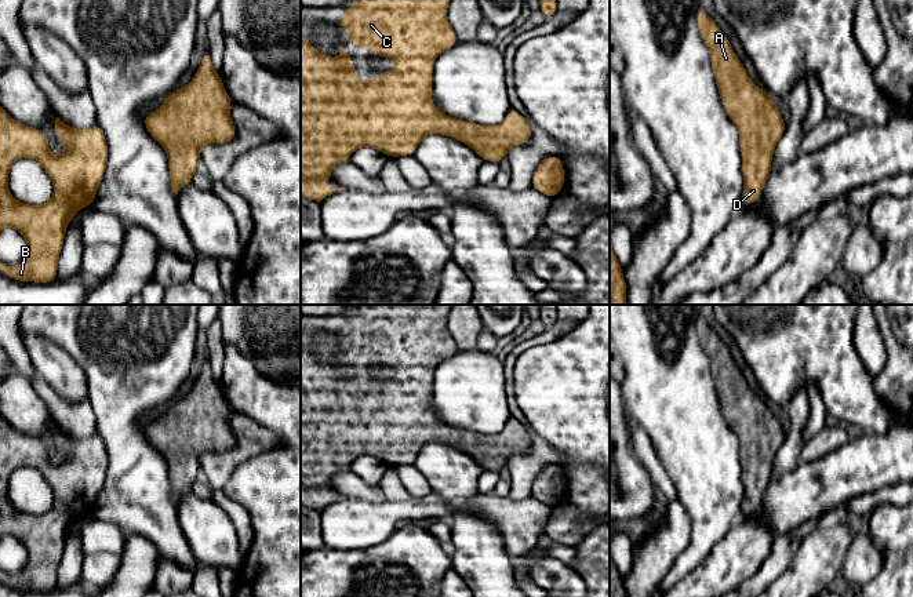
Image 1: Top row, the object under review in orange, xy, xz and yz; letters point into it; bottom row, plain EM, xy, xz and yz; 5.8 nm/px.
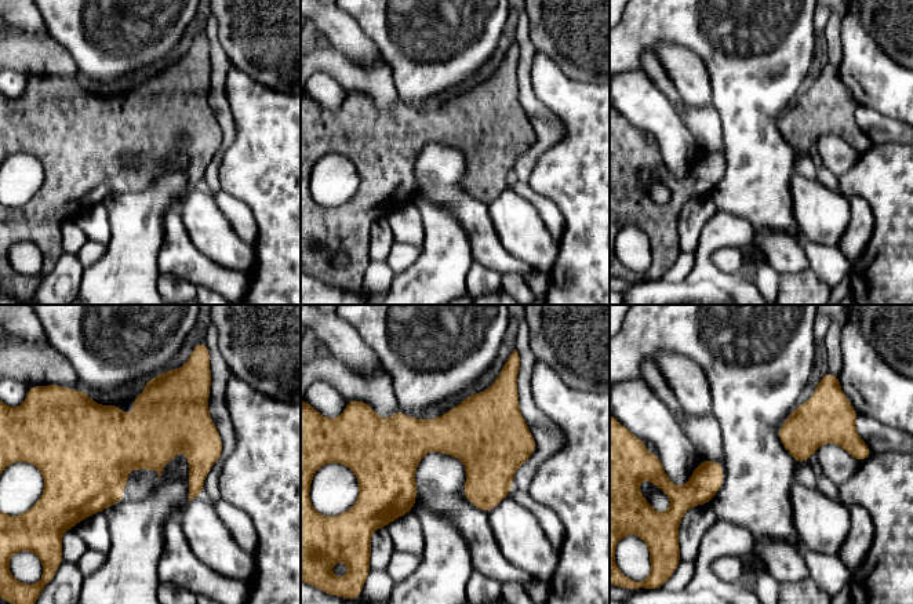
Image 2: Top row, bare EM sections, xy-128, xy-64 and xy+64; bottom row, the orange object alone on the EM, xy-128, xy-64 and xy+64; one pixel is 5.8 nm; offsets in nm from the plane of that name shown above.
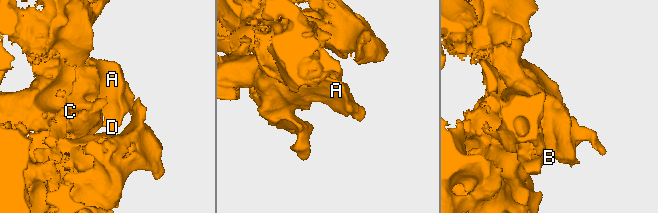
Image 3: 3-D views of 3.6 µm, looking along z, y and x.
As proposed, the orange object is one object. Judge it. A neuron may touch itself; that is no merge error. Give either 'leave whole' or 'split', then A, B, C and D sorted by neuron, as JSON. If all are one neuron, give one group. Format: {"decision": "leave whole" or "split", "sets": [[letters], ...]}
{"decision": "leave whole", "sets": [["A", "B", "C", "D"]]}

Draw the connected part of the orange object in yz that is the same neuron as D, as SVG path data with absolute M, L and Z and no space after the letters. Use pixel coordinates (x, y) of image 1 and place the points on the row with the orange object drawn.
M702 8L696 11L696 23L710 52L725 113L738 127L743 156L742 205L750 205L760 199L771 174L774 148L785 132L786 121L774 98L750 80L730 40Z

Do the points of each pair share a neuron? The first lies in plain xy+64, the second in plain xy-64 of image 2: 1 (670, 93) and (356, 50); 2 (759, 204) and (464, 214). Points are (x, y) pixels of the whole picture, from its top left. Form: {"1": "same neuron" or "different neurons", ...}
{"1": "different neurons", "2": "same neuron"}

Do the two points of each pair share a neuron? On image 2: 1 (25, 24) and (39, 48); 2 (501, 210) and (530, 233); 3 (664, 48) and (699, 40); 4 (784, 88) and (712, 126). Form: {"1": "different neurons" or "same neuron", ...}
{"1": "different neurons", "2": "same neuron", "3": "different neurons", "4": "different neurons"}

